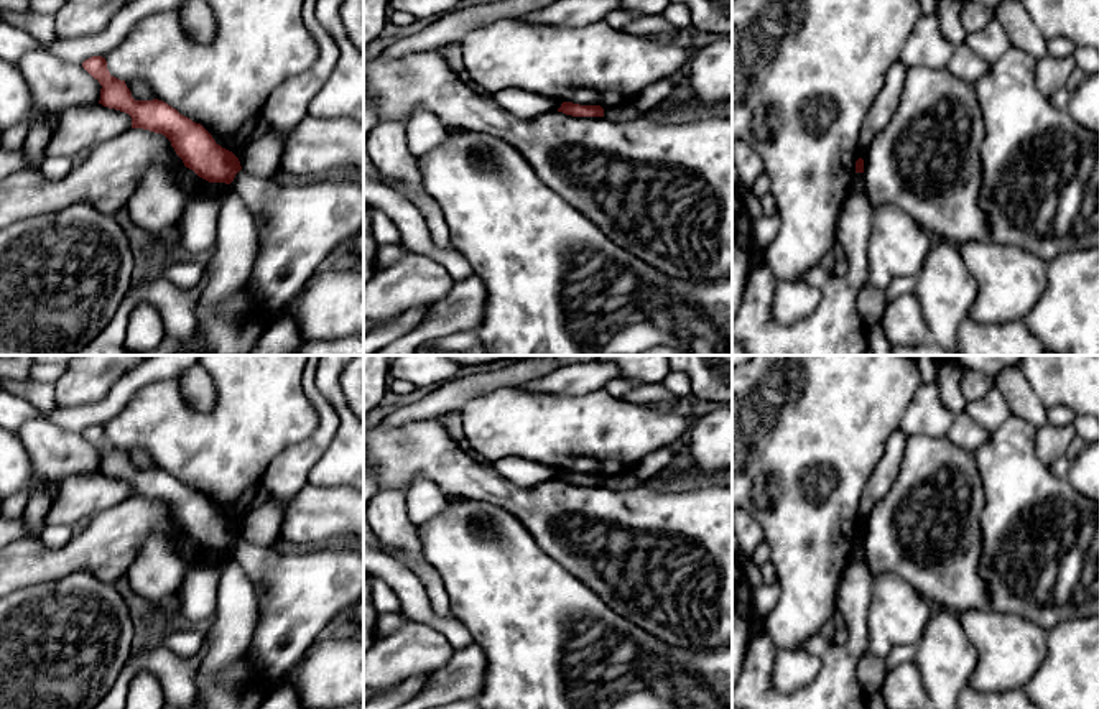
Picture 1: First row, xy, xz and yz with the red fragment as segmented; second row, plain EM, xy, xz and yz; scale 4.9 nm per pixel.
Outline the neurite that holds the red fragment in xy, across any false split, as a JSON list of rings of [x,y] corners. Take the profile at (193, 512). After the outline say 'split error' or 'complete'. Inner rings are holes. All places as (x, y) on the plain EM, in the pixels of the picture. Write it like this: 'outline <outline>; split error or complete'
outline [[[92,424],[82,436],[99,449],[104,475],[132,485],[132,497],[143,497],[165,503],[184,535],[209,551],[230,553],[242,538],[239,526],[216,512],[212,503],[191,487],[181,484],[163,469],[135,469],[125,449],[114,446],[102,424]]]; complete

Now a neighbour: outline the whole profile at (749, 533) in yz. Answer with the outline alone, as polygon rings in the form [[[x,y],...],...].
[[[732,507],[732,525],[742,554],[750,558],[765,540],[760,523],[747,510]]]

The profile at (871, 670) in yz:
[[[865,653],[857,665],[857,679],[864,694],[880,691],[885,673],[885,660]]]

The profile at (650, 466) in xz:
[[[666,446],[645,456],[628,472],[645,484],[647,480],[665,472],[671,466],[673,457],[675,454],[671,452],[671,446]]]

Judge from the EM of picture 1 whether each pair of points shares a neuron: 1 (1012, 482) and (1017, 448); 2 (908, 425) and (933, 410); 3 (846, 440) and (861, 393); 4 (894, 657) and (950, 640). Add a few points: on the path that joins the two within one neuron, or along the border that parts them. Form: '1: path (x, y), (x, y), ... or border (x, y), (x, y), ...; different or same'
1: path (1012, 474), (1012, 456); same
2: path (915, 420), (927, 413); same
3: path (846, 428), (846, 408), (849, 405); same
4: border (917, 647), (913, 660); different

